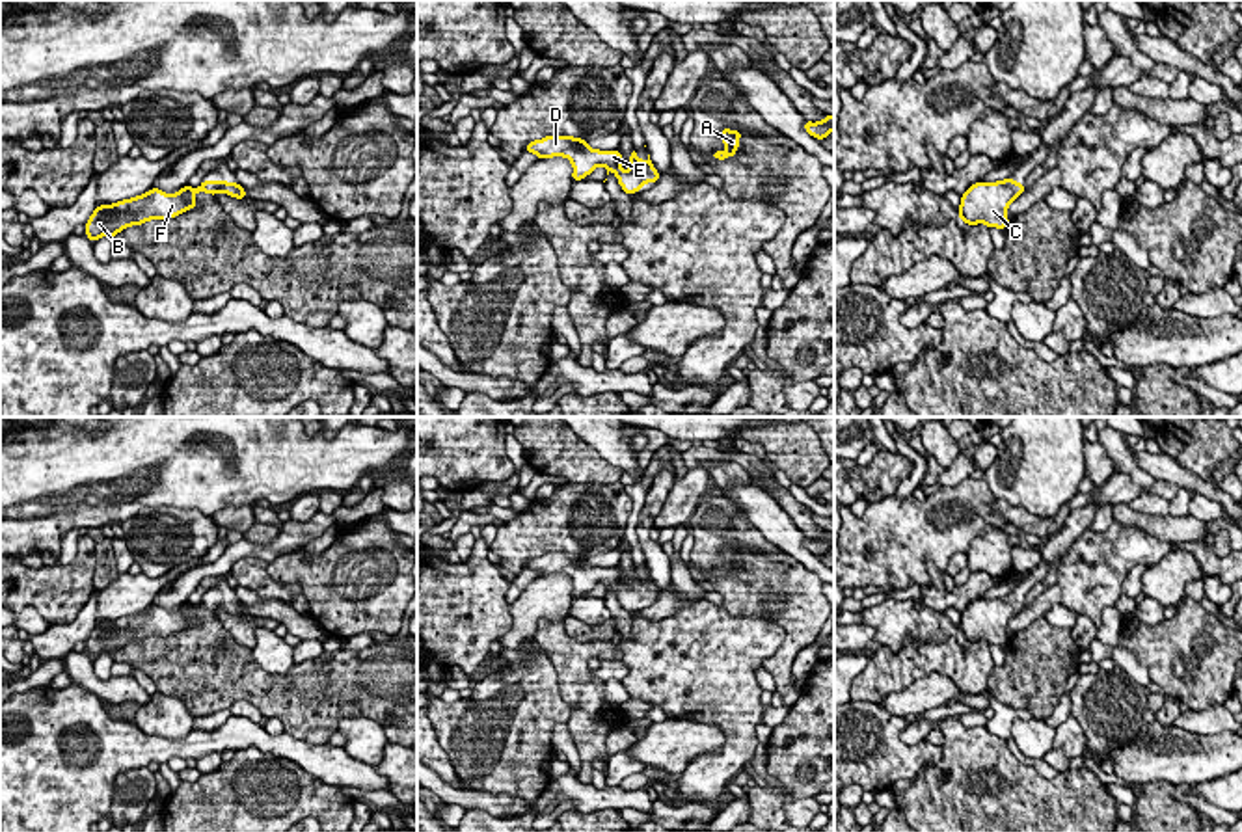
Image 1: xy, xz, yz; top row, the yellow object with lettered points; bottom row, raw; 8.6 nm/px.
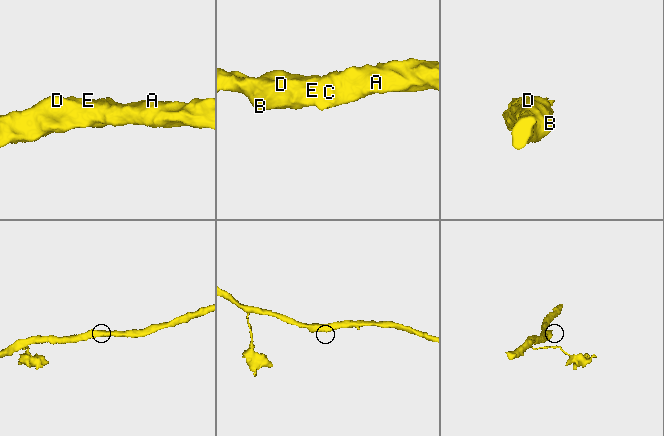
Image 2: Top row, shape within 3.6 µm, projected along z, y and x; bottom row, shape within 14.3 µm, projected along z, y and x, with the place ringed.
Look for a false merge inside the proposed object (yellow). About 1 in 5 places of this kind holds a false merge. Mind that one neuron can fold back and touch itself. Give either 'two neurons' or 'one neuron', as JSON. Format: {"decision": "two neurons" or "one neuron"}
{"decision": "one neuron"}

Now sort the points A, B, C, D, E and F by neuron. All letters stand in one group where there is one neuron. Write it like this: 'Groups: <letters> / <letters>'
Groups: A B C D E F

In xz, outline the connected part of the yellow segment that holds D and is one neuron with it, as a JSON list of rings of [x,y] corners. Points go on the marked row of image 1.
[[[546,136],[542,140],[527,143],[525,151],[534,153],[538,160],[553,156],[568,158],[574,166],[572,173],[574,181],[583,181],[598,166],[603,166],[607,169],[607,175],[611,171],[616,175],[618,184],[629,195],[639,192],[646,182],[655,184],[657,179],[661,177],[654,168],[650,154],[642,162],[633,151],[628,158],[631,168],[620,169],[618,166],[622,164],[624,158],[618,149],[614,151],[590,149],[587,140],[574,136]]]

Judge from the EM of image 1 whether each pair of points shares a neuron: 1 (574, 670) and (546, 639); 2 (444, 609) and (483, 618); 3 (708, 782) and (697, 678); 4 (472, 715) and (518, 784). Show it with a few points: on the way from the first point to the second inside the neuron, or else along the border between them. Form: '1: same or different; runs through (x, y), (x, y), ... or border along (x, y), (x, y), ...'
1: same; runs through (570, 663), (553, 646)
2: same; runs through (453, 611), (473, 613)
3: same; runs through (734, 756), (738, 749), (738, 719), (723, 704)
4: same; runs through (488, 732), (516, 760), (518, 767)

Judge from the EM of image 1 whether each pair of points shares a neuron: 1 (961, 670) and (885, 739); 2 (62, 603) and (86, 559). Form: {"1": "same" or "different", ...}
{"1": "different", "2": "same"}

